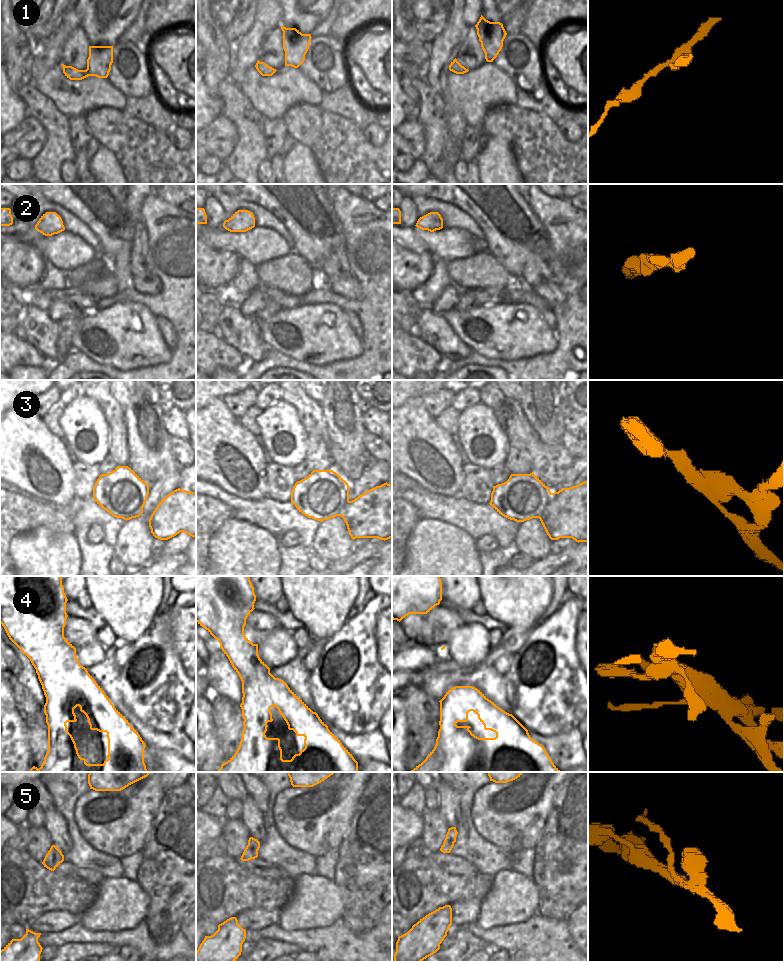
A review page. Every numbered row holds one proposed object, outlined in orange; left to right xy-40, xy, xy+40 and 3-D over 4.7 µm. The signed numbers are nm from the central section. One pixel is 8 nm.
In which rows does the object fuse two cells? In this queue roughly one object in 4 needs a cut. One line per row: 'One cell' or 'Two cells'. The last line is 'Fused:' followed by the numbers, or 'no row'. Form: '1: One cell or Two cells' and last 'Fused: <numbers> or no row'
1: Two cells
2: One cell
3: One cell
4: One cell
5: Two cells
Fused: 1, 5

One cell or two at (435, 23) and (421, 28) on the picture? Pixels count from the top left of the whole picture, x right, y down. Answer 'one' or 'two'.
one

